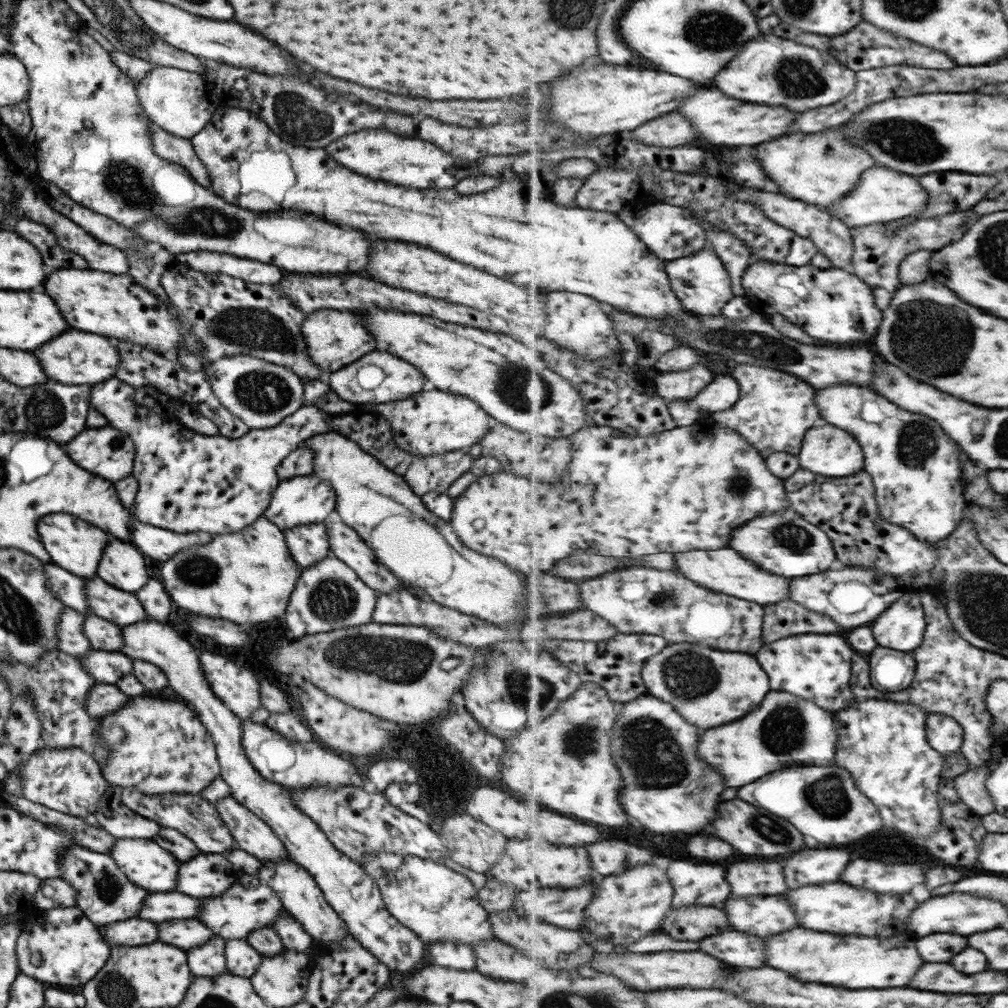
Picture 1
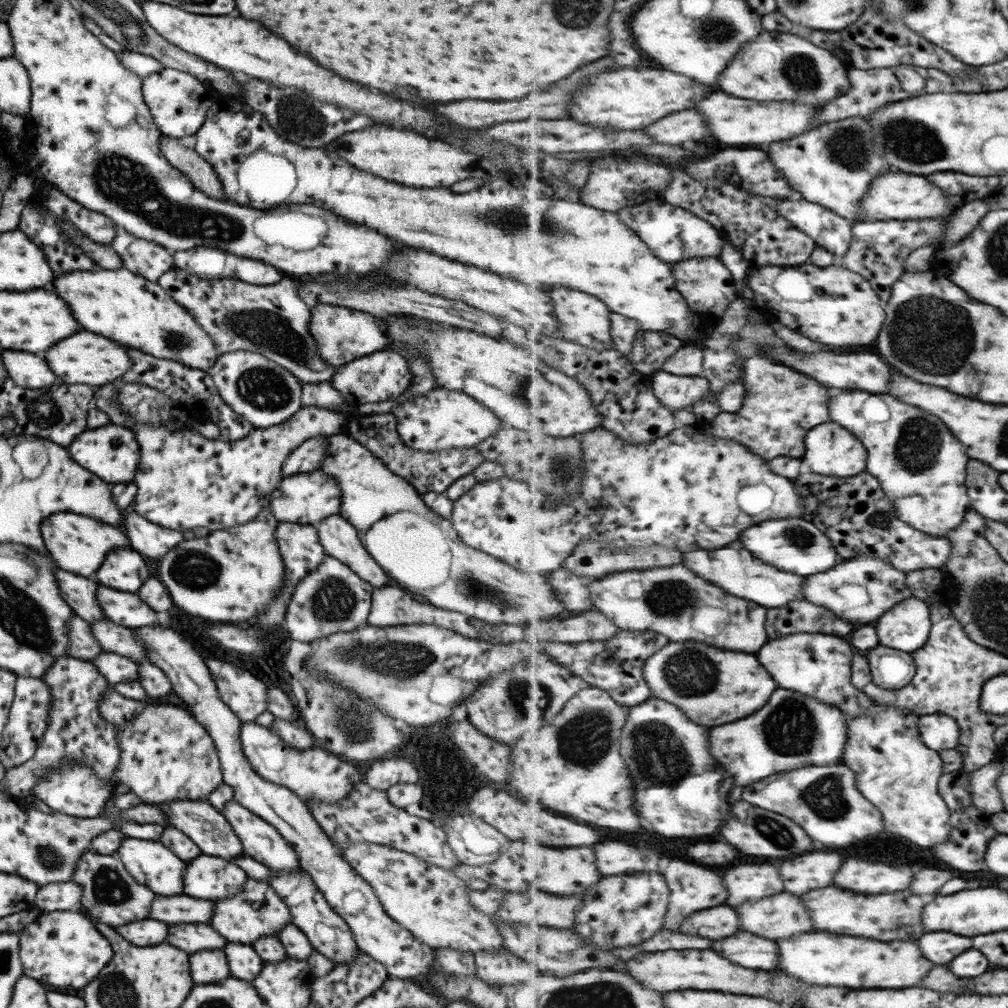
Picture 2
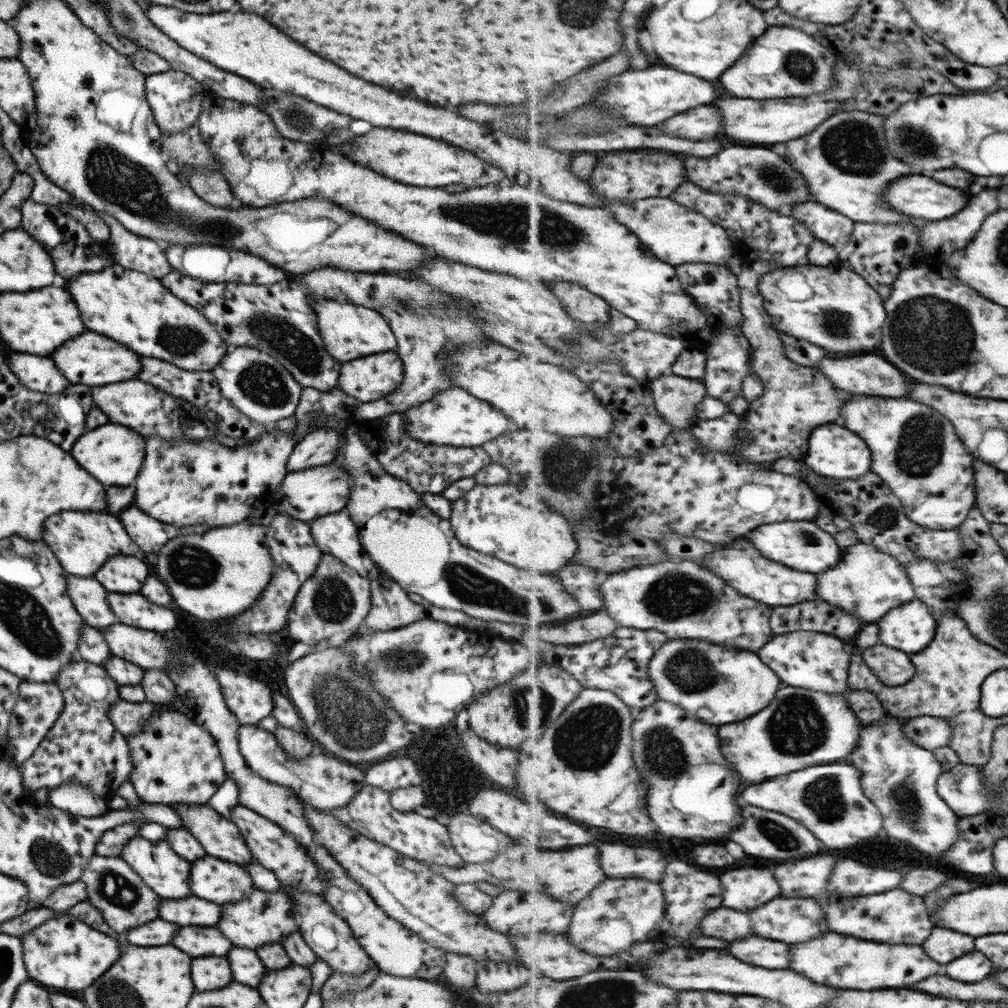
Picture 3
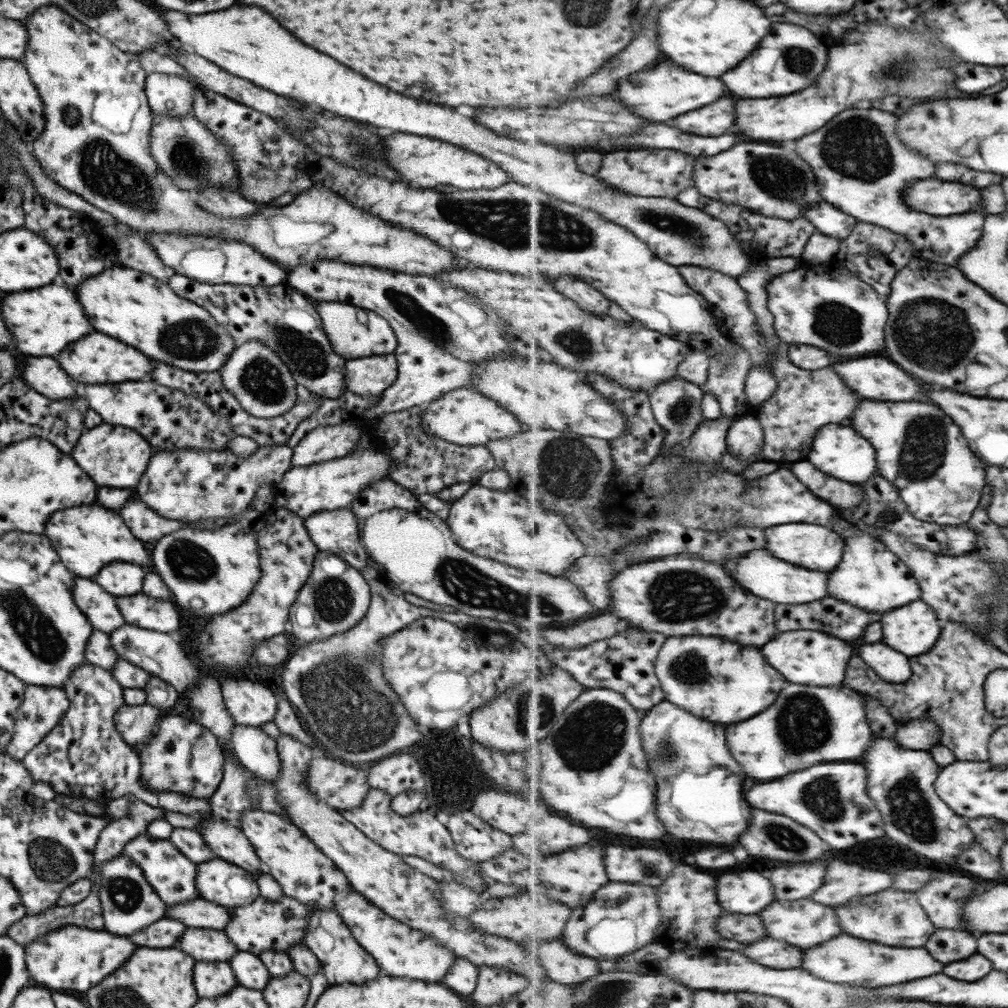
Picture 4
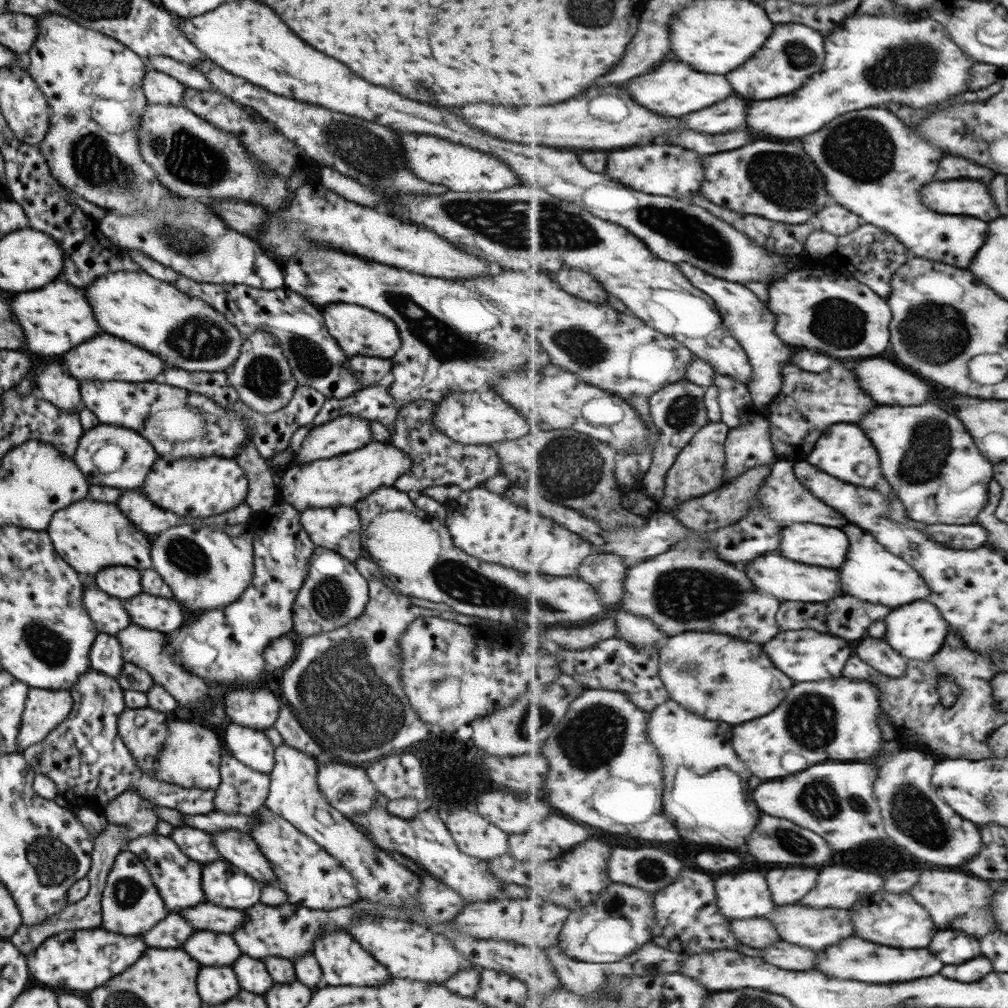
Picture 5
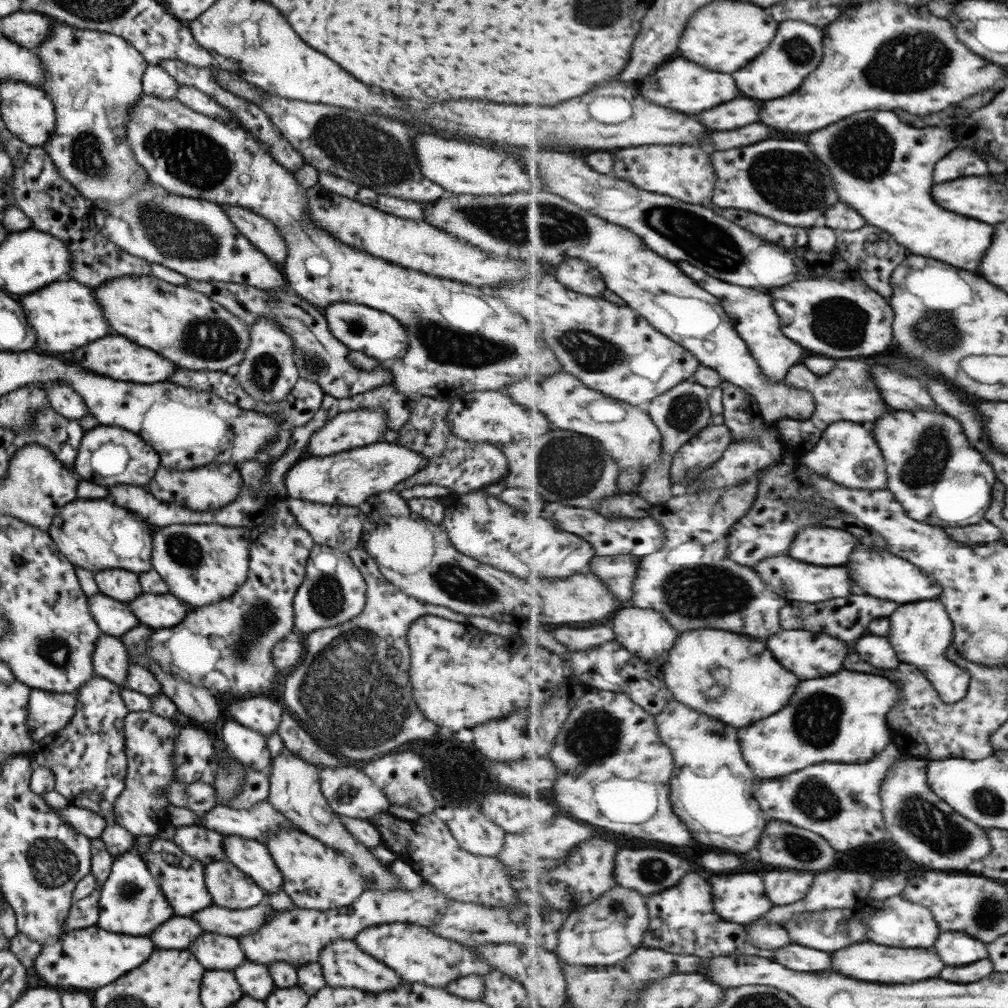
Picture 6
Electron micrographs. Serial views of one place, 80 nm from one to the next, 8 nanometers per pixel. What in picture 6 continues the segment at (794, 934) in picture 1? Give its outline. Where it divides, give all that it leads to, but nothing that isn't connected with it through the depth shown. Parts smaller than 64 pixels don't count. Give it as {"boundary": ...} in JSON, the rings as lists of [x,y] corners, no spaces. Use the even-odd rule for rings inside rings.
{"boundary":[[[871,942],[851,944],[849,948],[835,952],[832,962],[833,970],[845,976],[853,976],[857,980],[867,980],[867,982],[879,982],[879,984],[907,984],[907,982],[927,980],[939,976],[941,970],[945,968],[941,955],[927,948],[891,948]]]}

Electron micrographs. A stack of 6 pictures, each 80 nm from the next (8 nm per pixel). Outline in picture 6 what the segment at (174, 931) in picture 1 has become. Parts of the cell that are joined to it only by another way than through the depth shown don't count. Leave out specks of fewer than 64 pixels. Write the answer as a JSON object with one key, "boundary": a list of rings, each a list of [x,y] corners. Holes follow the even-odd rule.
{"boundary":[[[205,932],[193,940],[187,950],[193,952],[197,962],[207,970],[233,970],[245,960],[237,940],[221,934]]]}

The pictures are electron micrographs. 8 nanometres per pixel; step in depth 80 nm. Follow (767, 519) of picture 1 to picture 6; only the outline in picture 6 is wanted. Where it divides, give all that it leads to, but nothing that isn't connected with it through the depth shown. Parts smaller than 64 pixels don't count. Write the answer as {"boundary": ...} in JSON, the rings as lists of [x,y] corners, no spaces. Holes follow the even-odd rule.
{"boundary":[[[813,524],[799,529],[788,555],[825,567],[841,566],[851,560],[858,542],[851,531]]]}

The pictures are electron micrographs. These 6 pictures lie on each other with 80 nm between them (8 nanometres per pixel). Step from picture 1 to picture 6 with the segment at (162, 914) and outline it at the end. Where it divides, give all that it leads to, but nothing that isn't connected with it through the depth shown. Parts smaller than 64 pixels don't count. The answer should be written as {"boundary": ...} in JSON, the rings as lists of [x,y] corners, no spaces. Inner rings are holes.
{"boundary":[[[259,904],[247,910],[225,910],[219,906],[211,906],[195,912],[193,920],[205,930],[205,932],[215,932],[215,934],[225,934],[225,936],[245,936],[253,932],[259,924],[274,911],[267,904]]]}

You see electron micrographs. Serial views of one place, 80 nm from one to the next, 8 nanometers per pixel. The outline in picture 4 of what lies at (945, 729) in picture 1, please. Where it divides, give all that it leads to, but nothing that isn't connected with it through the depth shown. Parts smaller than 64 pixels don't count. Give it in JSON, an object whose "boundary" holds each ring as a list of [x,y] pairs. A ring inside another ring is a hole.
{"boundary":[[[913,720],[909,724],[899,724],[898,728],[896,739],[905,748],[929,751],[942,740],[942,730],[933,720]]]}

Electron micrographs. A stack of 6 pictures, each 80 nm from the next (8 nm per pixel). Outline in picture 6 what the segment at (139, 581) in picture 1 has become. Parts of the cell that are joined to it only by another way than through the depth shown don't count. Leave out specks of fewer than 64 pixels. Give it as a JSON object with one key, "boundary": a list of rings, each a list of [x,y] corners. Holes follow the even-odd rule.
{"boundary":[[[101,570],[94,573],[94,581],[98,592],[105,596],[127,602],[141,594],[137,584],[137,574],[125,570]]]}

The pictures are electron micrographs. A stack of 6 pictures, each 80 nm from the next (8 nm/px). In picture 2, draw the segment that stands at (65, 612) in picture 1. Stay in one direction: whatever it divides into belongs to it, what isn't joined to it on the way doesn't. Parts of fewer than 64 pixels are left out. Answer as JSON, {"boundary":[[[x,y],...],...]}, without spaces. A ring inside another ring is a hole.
{"boundary":[[[75,614],[68,620],[66,635],[68,638],[66,646],[68,657],[90,662],[103,651],[92,637],[89,623]]]}

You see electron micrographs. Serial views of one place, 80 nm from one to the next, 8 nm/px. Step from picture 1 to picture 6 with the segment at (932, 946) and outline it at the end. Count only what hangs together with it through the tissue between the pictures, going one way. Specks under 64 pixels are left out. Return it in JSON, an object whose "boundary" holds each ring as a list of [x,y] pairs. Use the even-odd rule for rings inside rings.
{"boundary":[[[943,932],[935,944],[937,952],[949,966],[973,964],[977,960],[989,958],[988,945],[966,932]]]}

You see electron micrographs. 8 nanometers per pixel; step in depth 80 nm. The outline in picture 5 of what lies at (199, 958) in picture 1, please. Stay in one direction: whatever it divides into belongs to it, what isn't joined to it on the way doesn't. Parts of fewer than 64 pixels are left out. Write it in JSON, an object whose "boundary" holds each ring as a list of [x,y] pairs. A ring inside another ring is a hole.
{"boundary":[[[199,966],[195,986],[201,1002],[208,1005],[229,1000],[229,997],[235,996],[240,989],[235,973],[231,972],[229,966]]]}

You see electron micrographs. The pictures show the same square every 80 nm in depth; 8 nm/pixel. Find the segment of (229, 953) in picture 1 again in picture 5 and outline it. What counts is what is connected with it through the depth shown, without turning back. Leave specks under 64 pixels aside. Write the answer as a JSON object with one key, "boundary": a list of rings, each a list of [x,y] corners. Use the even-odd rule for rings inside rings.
{"boundary":[[[241,954],[233,962],[233,972],[241,989],[261,995],[273,984],[272,978],[259,959],[249,958]]]}

